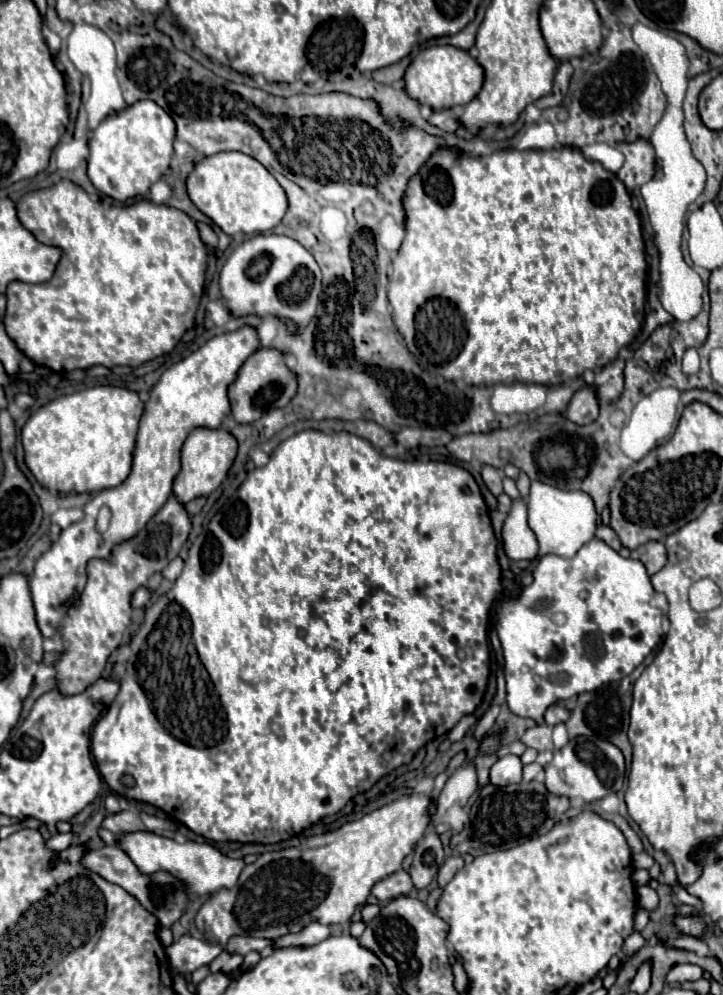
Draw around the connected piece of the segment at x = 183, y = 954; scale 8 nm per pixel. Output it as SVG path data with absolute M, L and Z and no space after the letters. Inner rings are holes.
M182 935L170 947L166 947L168 961L178 973L192 973L202 965L210 965L222 953L220 945L210 945L192 935Z

